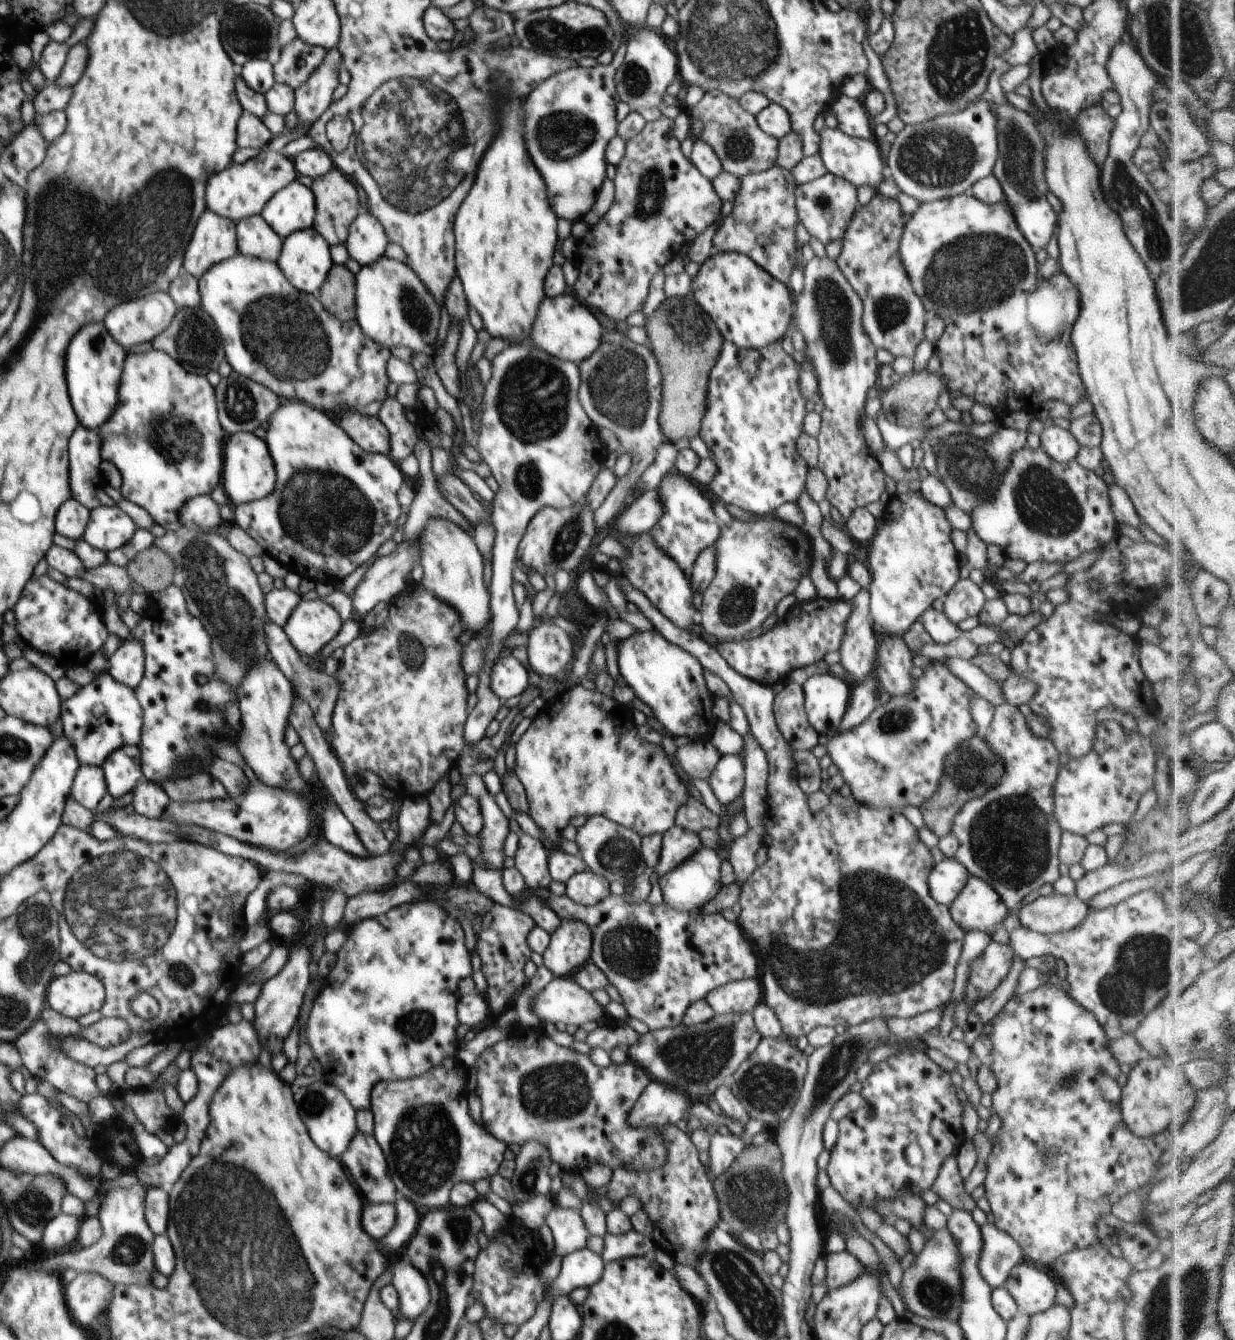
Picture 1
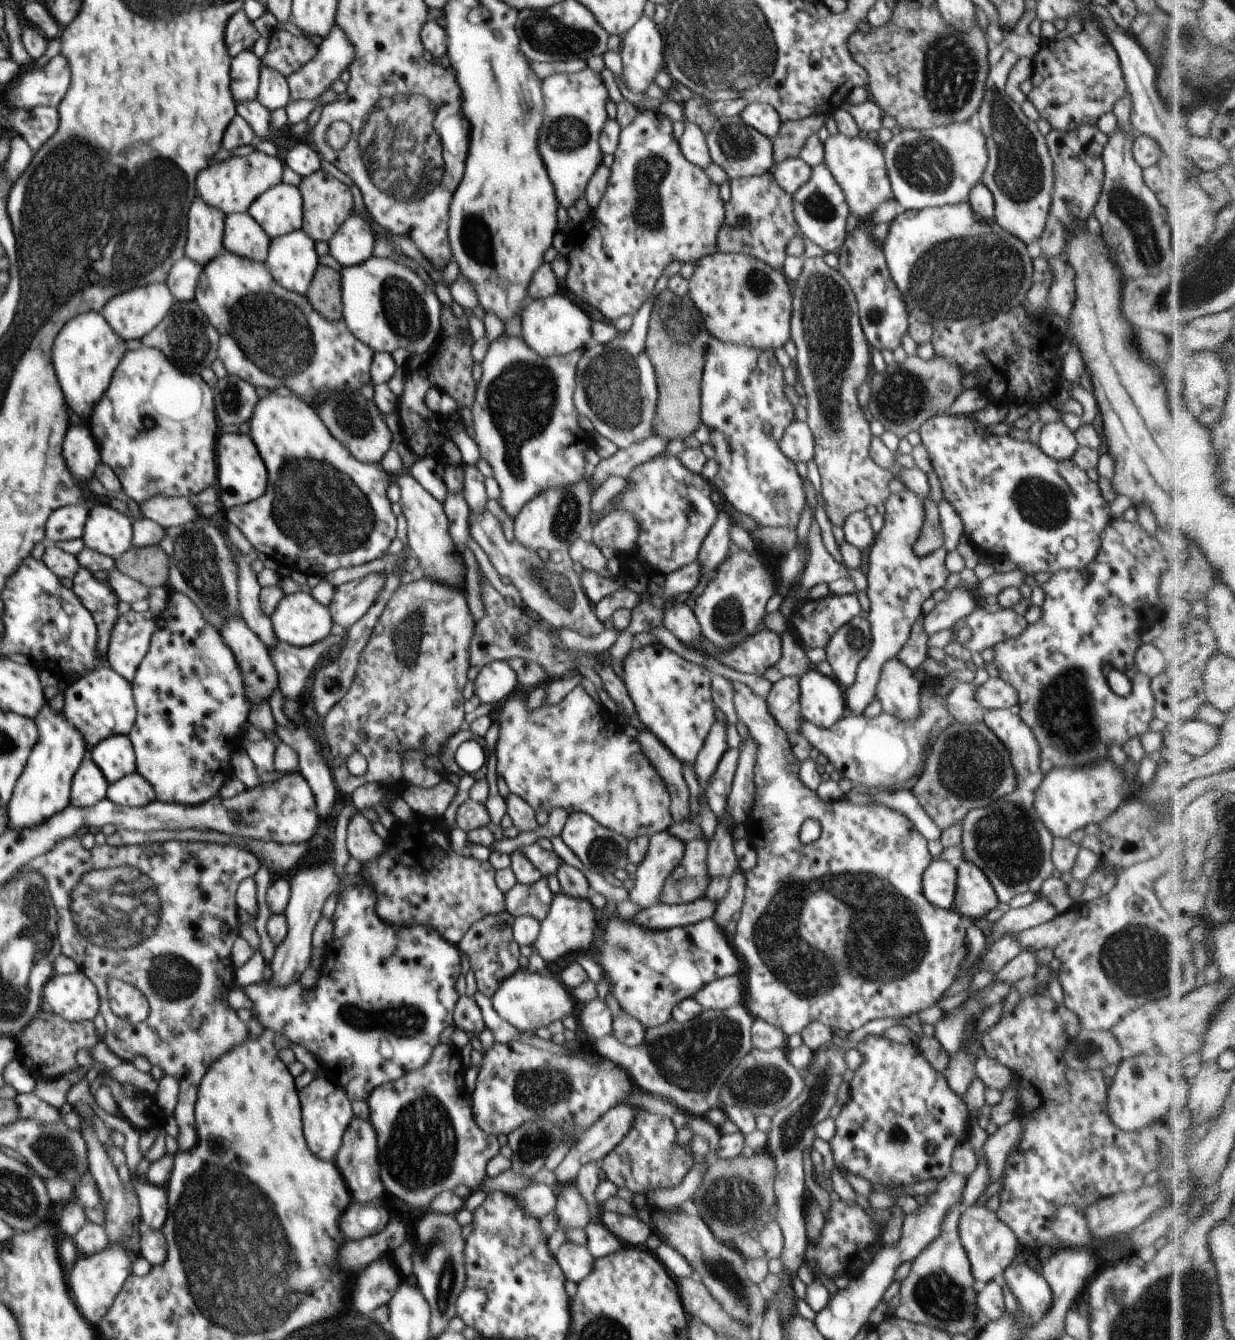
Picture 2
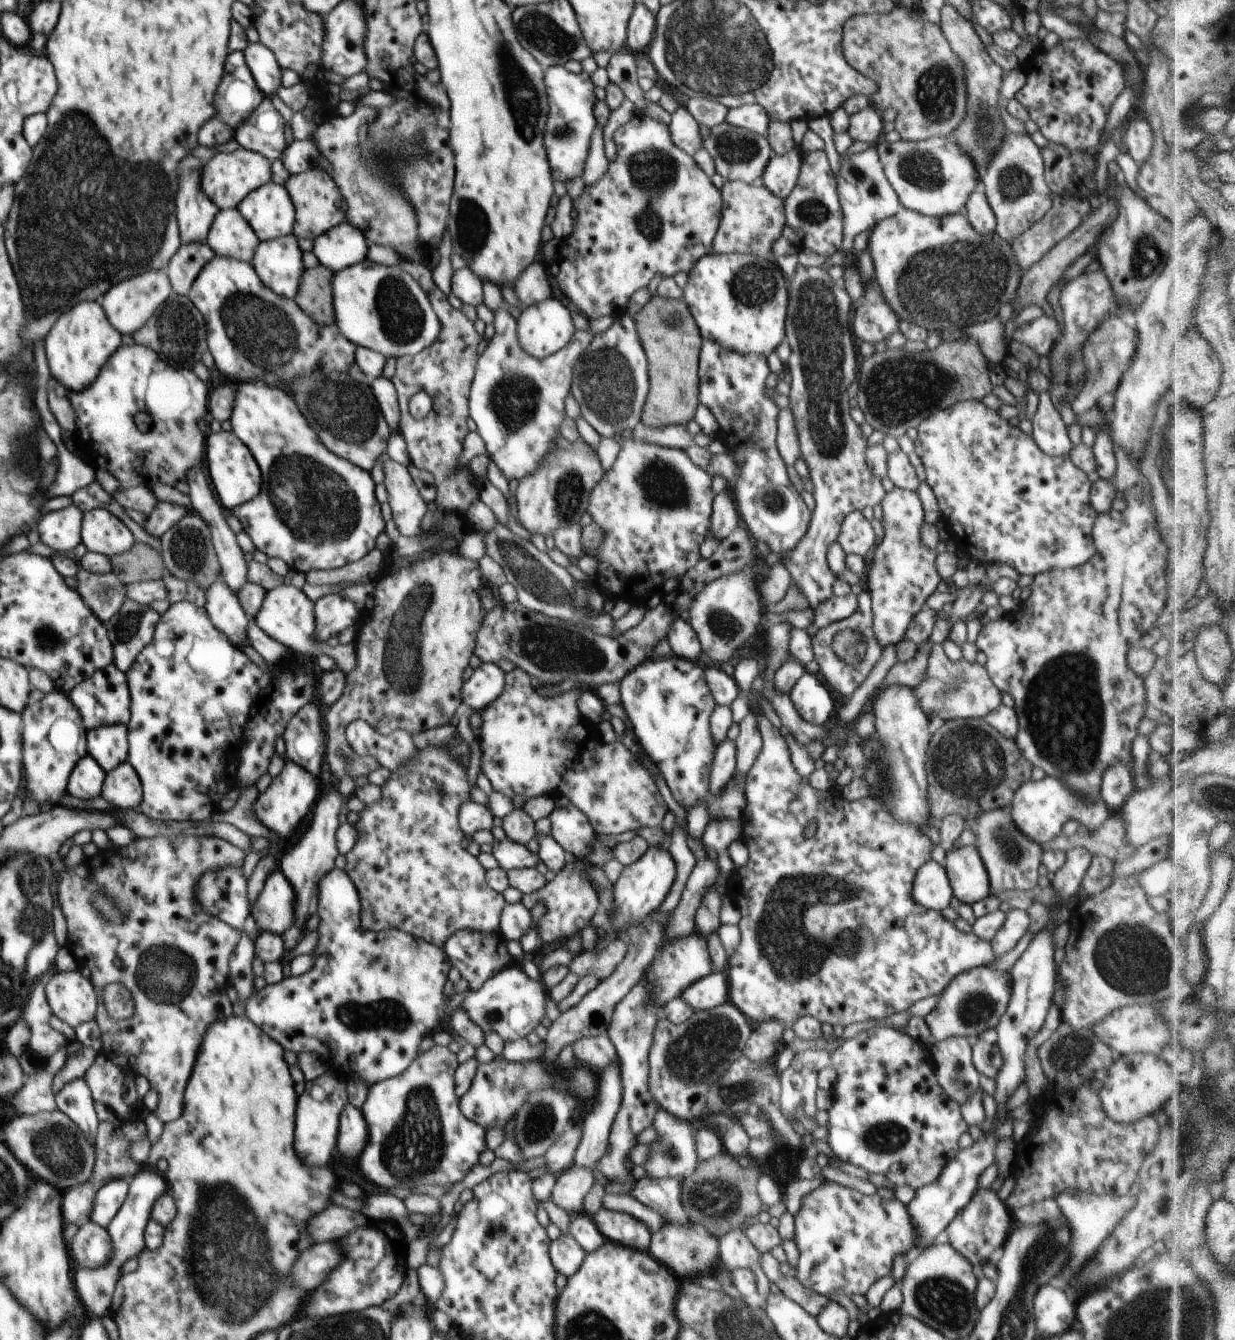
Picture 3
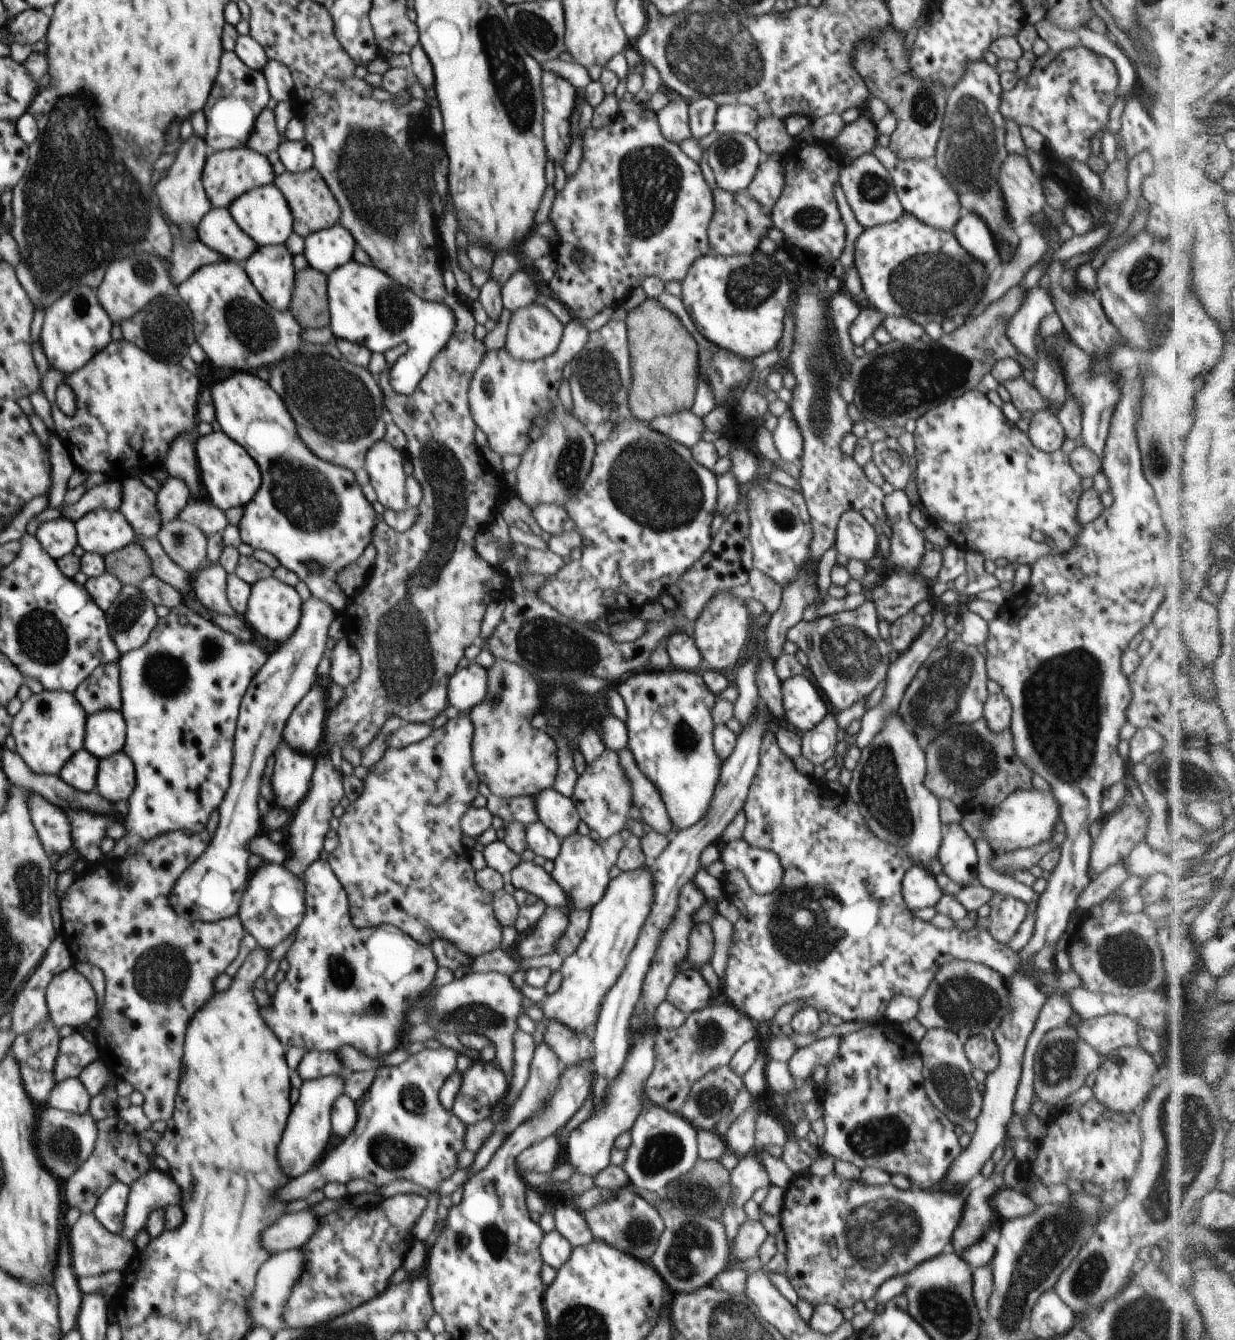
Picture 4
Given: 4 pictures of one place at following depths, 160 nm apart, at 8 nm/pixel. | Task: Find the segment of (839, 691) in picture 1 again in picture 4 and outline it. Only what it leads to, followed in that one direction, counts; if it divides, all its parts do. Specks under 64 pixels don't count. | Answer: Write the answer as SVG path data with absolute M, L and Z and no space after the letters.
M796 675L782 682L782 696L787 722L801 734L812 730L825 718L828 708L816 686L804 675Z

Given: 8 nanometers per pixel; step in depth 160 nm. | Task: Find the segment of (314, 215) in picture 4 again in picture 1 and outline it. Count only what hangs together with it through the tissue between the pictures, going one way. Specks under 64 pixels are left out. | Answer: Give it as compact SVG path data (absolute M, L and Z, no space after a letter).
M334 166L324 176L315 178L311 189L316 201L315 230L329 245L345 244L350 225L362 210L354 182Z

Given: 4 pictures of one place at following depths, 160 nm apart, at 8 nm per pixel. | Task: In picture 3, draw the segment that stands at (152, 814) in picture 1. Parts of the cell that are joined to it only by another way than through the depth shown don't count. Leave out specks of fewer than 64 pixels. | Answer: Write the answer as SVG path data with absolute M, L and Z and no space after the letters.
M126 761L106 774L101 796L116 809L138 811L143 799L143 786L134 767Z

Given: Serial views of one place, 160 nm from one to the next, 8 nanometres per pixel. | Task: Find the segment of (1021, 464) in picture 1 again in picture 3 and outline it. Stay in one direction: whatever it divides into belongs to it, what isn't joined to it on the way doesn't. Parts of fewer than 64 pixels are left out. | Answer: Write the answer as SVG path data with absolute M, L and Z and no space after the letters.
M977 400L958 401L945 409L939 409L923 420L917 428L918 436L914 442L915 452L921 458L925 466L927 476L926 482L934 491L941 511L941 519L952 525L954 535L952 540L972 561L977 561L985 566L996 562L1009 564L1019 574L1037 574L1062 570L1080 566L1090 560L1096 552L1094 539L1091 537L1094 523L1098 513L1090 504L1091 483L1085 472L1074 466L1069 455L1048 456L1042 452L1033 441L1033 437L1020 431L1018 427L1012 426L1007 420L1001 418L998 411L989 409L984 403Z

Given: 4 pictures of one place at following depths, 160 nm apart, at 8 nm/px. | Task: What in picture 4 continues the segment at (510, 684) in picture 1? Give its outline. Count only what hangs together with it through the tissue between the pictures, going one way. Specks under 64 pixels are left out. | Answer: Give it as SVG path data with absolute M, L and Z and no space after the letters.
M475 661L467 668L457 670L447 684L449 703L461 714L470 712L474 706L485 700L488 694L487 669Z

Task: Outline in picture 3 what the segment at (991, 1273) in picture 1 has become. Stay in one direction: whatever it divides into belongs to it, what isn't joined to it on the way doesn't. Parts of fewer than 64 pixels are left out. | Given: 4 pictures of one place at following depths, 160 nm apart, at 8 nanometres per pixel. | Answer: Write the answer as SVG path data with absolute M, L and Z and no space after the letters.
M978 1188L971 1196L970 1202L950 1221L946 1227L948 1242L970 1261L978 1274L983 1266L990 1263L990 1254L996 1248L1003 1248L1009 1237L1010 1219L1012 1214L1005 1201L998 1199L990 1189Z

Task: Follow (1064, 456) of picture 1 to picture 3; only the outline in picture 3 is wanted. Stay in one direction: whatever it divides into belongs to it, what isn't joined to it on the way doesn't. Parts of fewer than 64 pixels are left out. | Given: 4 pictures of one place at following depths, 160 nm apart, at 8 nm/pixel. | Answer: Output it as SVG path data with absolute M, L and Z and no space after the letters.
M1049 391L1038 395L1039 402L1032 421L1033 441L1048 456L1064 456L1073 449L1067 426L1050 399Z

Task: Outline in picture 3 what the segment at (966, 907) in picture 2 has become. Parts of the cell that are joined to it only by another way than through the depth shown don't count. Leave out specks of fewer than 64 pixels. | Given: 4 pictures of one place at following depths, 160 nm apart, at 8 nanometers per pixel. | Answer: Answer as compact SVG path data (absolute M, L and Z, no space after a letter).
M947 847L945 869L955 901L974 904L991 894L989 876L976 847Z

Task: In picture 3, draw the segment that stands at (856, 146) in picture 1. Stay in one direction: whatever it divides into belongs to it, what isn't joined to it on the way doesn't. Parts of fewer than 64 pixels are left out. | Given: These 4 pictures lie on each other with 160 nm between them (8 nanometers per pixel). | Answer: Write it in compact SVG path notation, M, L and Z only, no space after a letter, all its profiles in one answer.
M876 145L868 147L863 152L842 157L842 164L837 173L837 191L843 212L842 246L840 248L848 259L854 251L853 242L856 234L872 229L881 220L894 216L904 208L885 175Z

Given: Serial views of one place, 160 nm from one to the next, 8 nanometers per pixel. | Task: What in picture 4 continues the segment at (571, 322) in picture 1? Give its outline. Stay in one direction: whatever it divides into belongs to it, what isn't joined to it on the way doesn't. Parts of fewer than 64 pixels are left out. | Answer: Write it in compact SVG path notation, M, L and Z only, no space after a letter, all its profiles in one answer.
M534 302L511 314L505 346L514 358L540 360L556 352L564 327L547 307Z

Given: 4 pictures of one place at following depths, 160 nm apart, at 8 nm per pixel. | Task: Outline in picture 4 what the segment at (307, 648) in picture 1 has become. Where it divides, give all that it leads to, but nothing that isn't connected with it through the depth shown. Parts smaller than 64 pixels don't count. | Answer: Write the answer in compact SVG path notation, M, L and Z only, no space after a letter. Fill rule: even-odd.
M273 576L259 580L251 587L252 592L244 614L248 626L272 642L285 643L294 634L300 622L303 601L298 592L294 587ZM347 637L337 640L333 650L329 651L331 658L330 680L343 689L353 683L361 671L361 658L358 651L350 644Z

